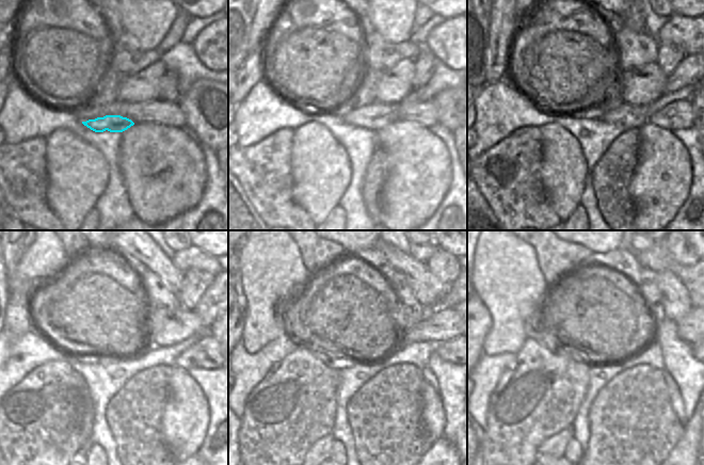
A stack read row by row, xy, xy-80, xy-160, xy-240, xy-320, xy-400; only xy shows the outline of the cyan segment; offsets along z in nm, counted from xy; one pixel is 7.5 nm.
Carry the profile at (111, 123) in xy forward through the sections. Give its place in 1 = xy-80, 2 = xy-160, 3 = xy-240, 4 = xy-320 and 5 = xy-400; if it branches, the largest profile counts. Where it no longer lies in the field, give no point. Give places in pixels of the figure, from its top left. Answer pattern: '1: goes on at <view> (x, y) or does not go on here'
1: goes on at xy-80 (374, 116)
2: goes on at xy-160 (629, 116)
3: goes on at xy-240 (206, 309)
4: goes on at xy-320 (445, 302)
5: does not go on here

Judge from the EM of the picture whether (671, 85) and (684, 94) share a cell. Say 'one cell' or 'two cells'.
two cells

